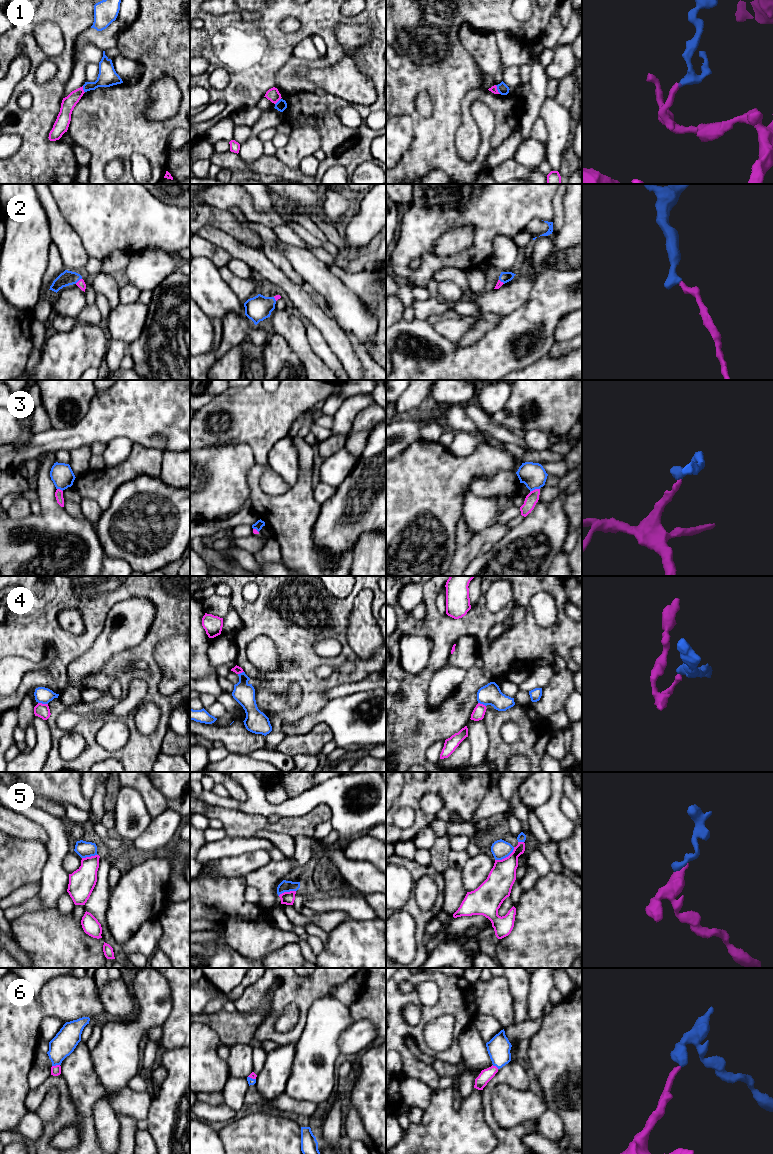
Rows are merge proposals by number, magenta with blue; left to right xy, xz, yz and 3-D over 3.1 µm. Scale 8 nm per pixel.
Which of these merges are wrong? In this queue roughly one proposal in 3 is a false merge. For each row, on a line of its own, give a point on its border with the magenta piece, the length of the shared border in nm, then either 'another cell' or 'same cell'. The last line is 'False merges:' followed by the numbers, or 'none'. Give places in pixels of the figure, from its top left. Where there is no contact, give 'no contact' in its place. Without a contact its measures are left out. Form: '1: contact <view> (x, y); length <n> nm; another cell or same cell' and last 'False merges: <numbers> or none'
1: contact xy (82, 89); length 60 nm; another cell
2: contact xy (79, 280); length 70 nm; same cell
3: contact yz (535, 489); length 90 nm; another cell
4: contact xy (43, 704); length 80 nm; another cell
5: contact yz (506, 857); length 190 nm; same cell
6: contact xy (56, 1065); length 70 nm; same cell
False merges: 1, 3, 4

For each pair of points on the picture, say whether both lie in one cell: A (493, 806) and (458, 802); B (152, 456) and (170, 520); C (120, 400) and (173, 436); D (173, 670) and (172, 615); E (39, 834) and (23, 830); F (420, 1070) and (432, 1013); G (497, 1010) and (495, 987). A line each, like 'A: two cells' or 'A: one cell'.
A: two cells
B: two cells
C: one cell
D: two cells
E: one cell
F: one cell
G: one cell

